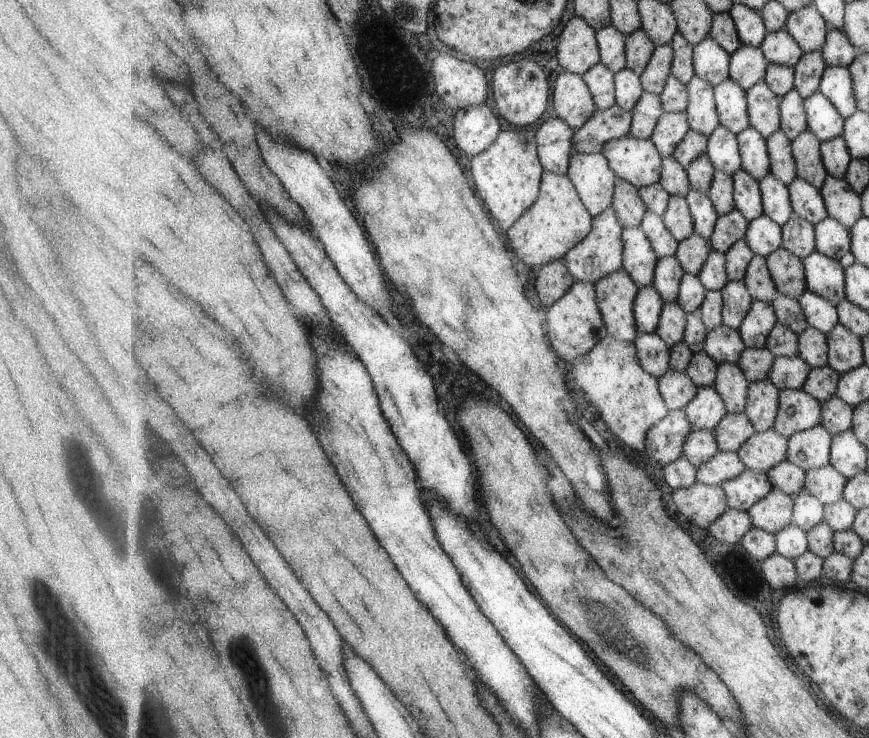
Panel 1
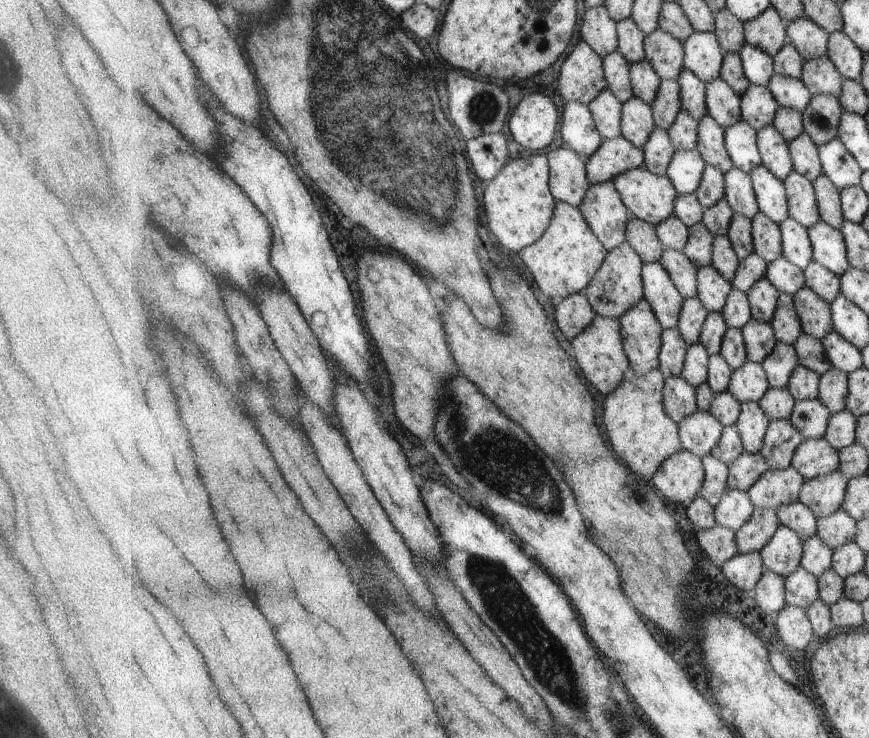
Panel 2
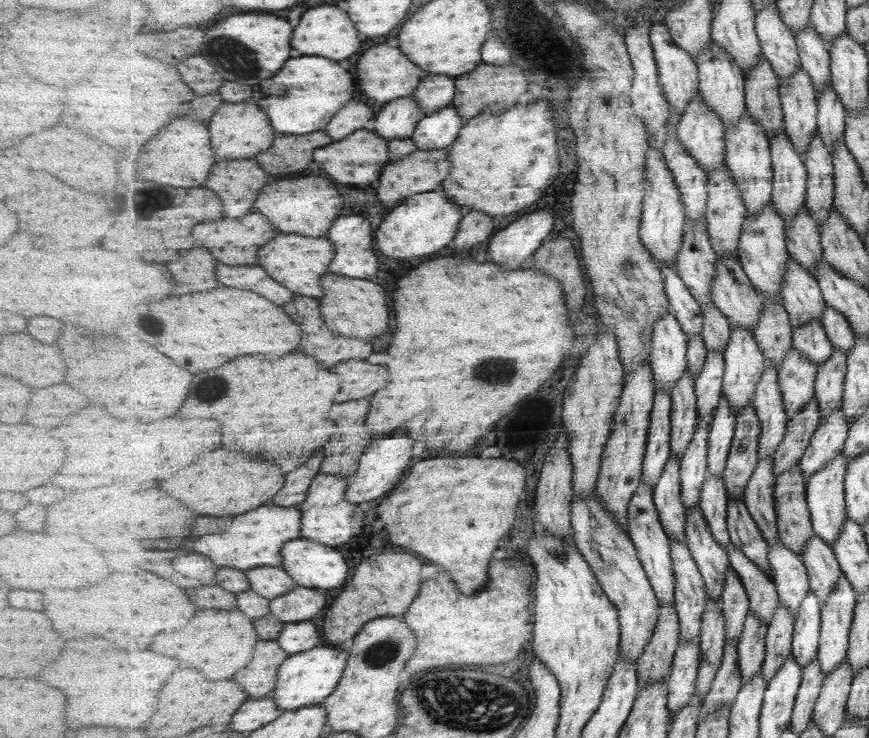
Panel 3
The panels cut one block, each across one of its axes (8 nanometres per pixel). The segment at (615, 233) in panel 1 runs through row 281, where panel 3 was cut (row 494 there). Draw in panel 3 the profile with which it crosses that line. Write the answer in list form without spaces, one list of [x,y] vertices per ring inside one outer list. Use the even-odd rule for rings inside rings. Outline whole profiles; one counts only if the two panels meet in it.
[[[596,488],[588,496],[575,498],[571,503],[571,522],[574,527],[574,541],[579,551],[583,553],[588,564],[592,565],[603,590],[619,609],[622,627],[621,655],[627,657],[627,661],[639,664],[643,651],[655,634],[661,612],[659,597],[642,566],[637,547],[625,527],[600,501]]]

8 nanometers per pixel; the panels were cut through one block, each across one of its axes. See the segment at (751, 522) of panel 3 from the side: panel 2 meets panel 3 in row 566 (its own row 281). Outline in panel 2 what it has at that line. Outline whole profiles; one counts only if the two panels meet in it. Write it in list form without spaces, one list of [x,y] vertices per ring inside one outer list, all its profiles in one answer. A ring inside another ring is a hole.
[[[761,278],[761,281],[747,292],[753,319],[771,323],[778,308],[779,294],[779,290],[767,278]]]

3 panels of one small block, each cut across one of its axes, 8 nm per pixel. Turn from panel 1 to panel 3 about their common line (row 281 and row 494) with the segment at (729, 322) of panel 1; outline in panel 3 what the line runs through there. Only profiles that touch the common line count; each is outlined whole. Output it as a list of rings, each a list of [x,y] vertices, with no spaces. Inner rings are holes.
[[[753,404],[747,405],[736,418],[736,434],[727,460],[724,480],[731,500],[743,498],[748,483],[757,469],[762,434],[761,419]]]

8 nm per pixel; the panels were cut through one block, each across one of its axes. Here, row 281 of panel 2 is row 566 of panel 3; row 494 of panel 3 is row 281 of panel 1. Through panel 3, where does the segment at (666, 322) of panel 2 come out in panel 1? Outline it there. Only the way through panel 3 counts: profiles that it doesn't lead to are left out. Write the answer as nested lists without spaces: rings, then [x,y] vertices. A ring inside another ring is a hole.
[[[641,226],[627,228],[624,230],[623,242],[624,268],[631,278],[640,288],[654,285],[655,270],[660,259],[647,232]]]

